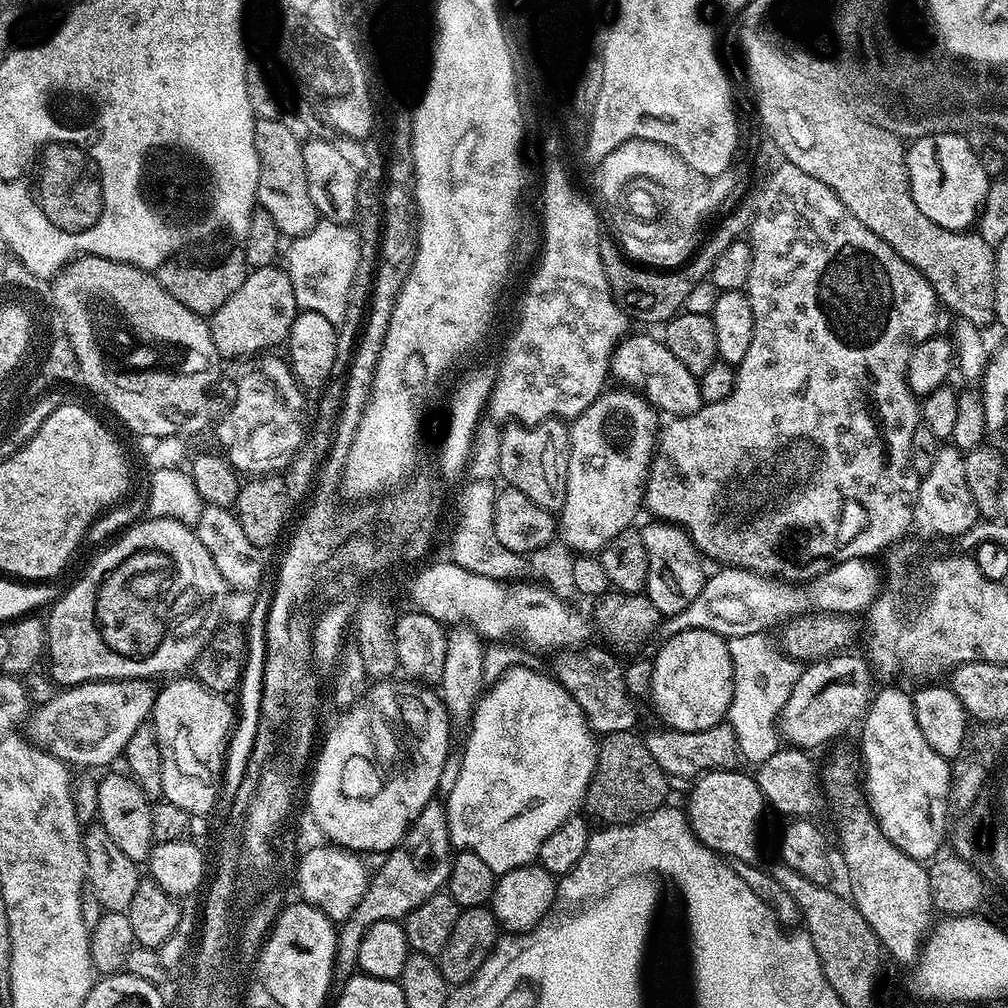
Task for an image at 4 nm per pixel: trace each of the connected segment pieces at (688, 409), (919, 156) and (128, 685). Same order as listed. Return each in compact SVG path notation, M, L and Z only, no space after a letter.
M628 334L620 340L612 354L610 372L621 380L623 387L635 390L643 396L653 408L661 413L672 412L673 417L688 416L702 407L700 399L700 381L659 339L652 336L632 336Z
M959 132L936 133L918 138L908 148L908 181L914 202L918 202L918 210L922 210L922 214L926 214L930 222L938 222L938 226L955 232L971 229L977 223L990 187L990 175L985 170L977 149L968 145L968 139L967 135Z
M140 679L105 680L65 687L53 700L46 701L41 708L36 722L35 739L43 747L48 748L52 755L72 766L81 764L84 768L100 768L111 760L119 761L135 730L138 730L138 726L147 723L151 717L156 692L154 688L146 687L148 687L147 681Z

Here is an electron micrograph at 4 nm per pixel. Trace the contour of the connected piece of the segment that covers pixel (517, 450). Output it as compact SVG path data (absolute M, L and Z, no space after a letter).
M563 419L543 420L541 424L519 424L512 422L500 433L501 446L498 462L503 483L510 488L522 490L530 502L542 506L548 512L559 513L566 502L566 478L570 442L569 425Z

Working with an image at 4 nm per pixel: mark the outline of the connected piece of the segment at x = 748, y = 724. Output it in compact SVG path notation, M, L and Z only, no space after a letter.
M760 633L734 636L728 640L734 670L734 690L726 718L735 733L739 755L754 766L759 766L780 748L780 712L789 700L794 682L802 671L797 661L784 655L781 649L774 644L772 646L766 639L768 638Z

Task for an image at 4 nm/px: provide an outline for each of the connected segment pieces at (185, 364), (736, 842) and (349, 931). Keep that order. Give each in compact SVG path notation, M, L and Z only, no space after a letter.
M79 256L74 268L65 272L64 278L59 283L59 301L64 309L67 309L68 322L71 327L69 336L74 341L74 352L77 354L80 367L80 379L86 385L89 384L106 403L112 407L112 412L133 432L136 436L152 436L159 438L164 436L178 436L190 438L199 432L204 432L212 424L212 396L208 393L208 387L220 376L220 364L222 357L214 346L214 338L209 321L203 316L194 314L178 302L157 282L151 271L136 268L132 264L123 264L117 260L107 260L101 256Z
M718 768L715 770L709 770L700 773L699 776L695 777L692 790L687 793L687 805L686 805L686 819L692 826L692 832L697 836L707 848L712 849L713 852L719 854L724 858L731 858L732 860L747 860L749 862L755 861L756 857L756 847L760 844L760 815L763 814L764 808L766 810L766 801L763 794L759 790L759 786L756 784L755 779L751 775L744 772L736 772L737 770L729 770L727 768Z
M433 798L426 806L422 806L422 814L414 818L399 844L381 859L384 861L380 869L371 873L362 902L343 917L344 925L339 925L336 940L336 960L341 973L351 973L357 967L358 946L374 922L403 921L405 916L422 906L422 902L426 902L447 885L453 855L448 809L443 799Z

